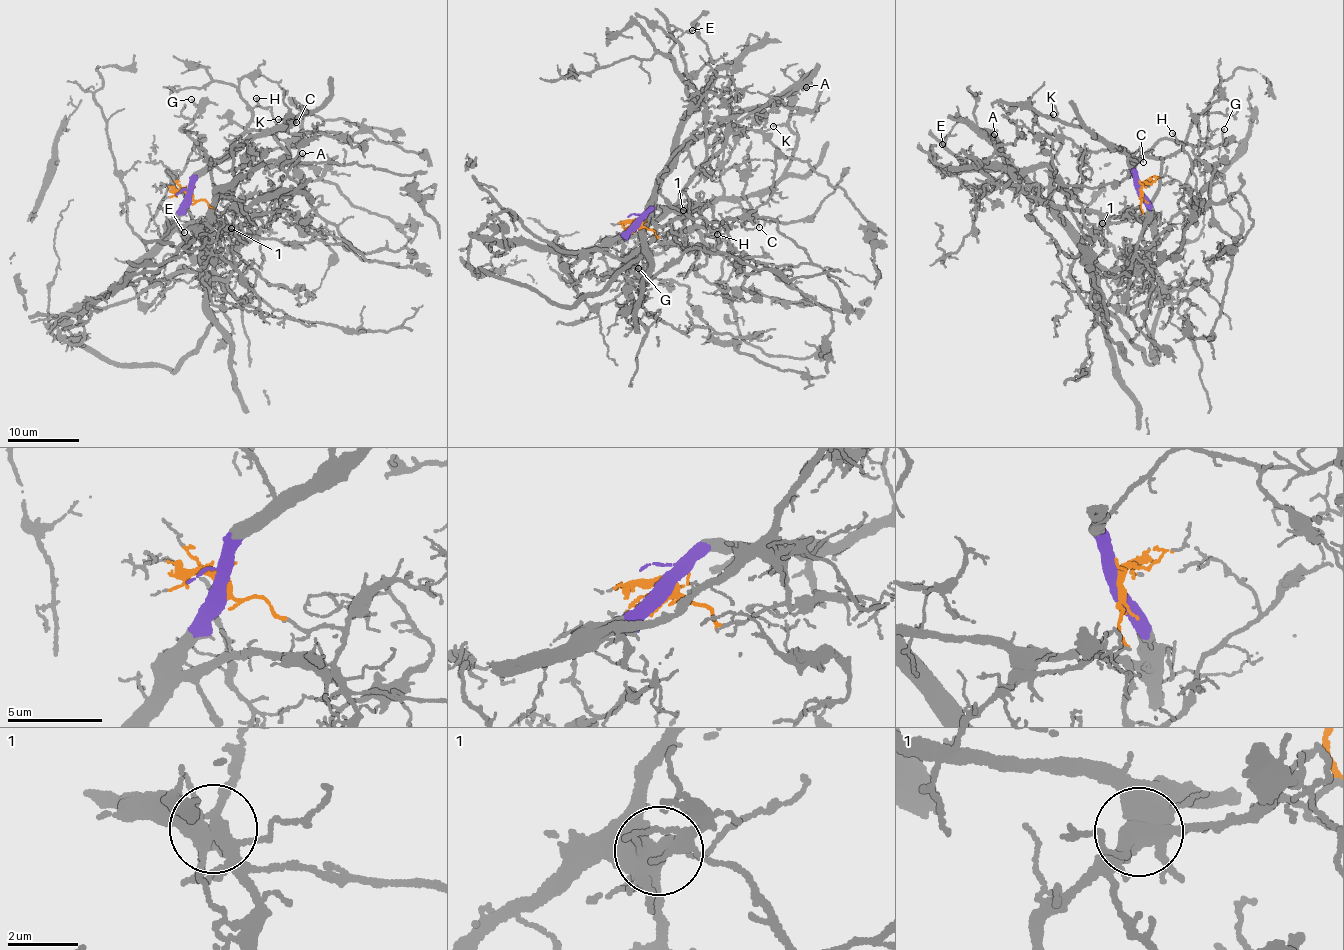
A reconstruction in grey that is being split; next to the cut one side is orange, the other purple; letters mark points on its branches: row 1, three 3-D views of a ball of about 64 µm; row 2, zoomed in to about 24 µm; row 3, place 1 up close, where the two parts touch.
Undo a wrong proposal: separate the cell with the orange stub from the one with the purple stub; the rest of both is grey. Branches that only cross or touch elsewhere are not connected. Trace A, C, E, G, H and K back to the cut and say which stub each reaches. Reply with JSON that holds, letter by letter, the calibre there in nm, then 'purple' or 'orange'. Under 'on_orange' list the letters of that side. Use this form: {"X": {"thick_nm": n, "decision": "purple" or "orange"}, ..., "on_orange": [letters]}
{"A": {"thick_nm": 140, "decision": "orange"}, "C": {"thick_nm": 120, "decision": "purple"}, "E": {"thick_nm": 110, "decision": "orange"}, "G": {"thick_nm": 140, "decision": "purple"}, "H": {"thick_nm": 120, "decision": "purple"}, "K": {"thick_nm": 100, "decision": "purple"}, "on_orange": ["A", "E"]}

